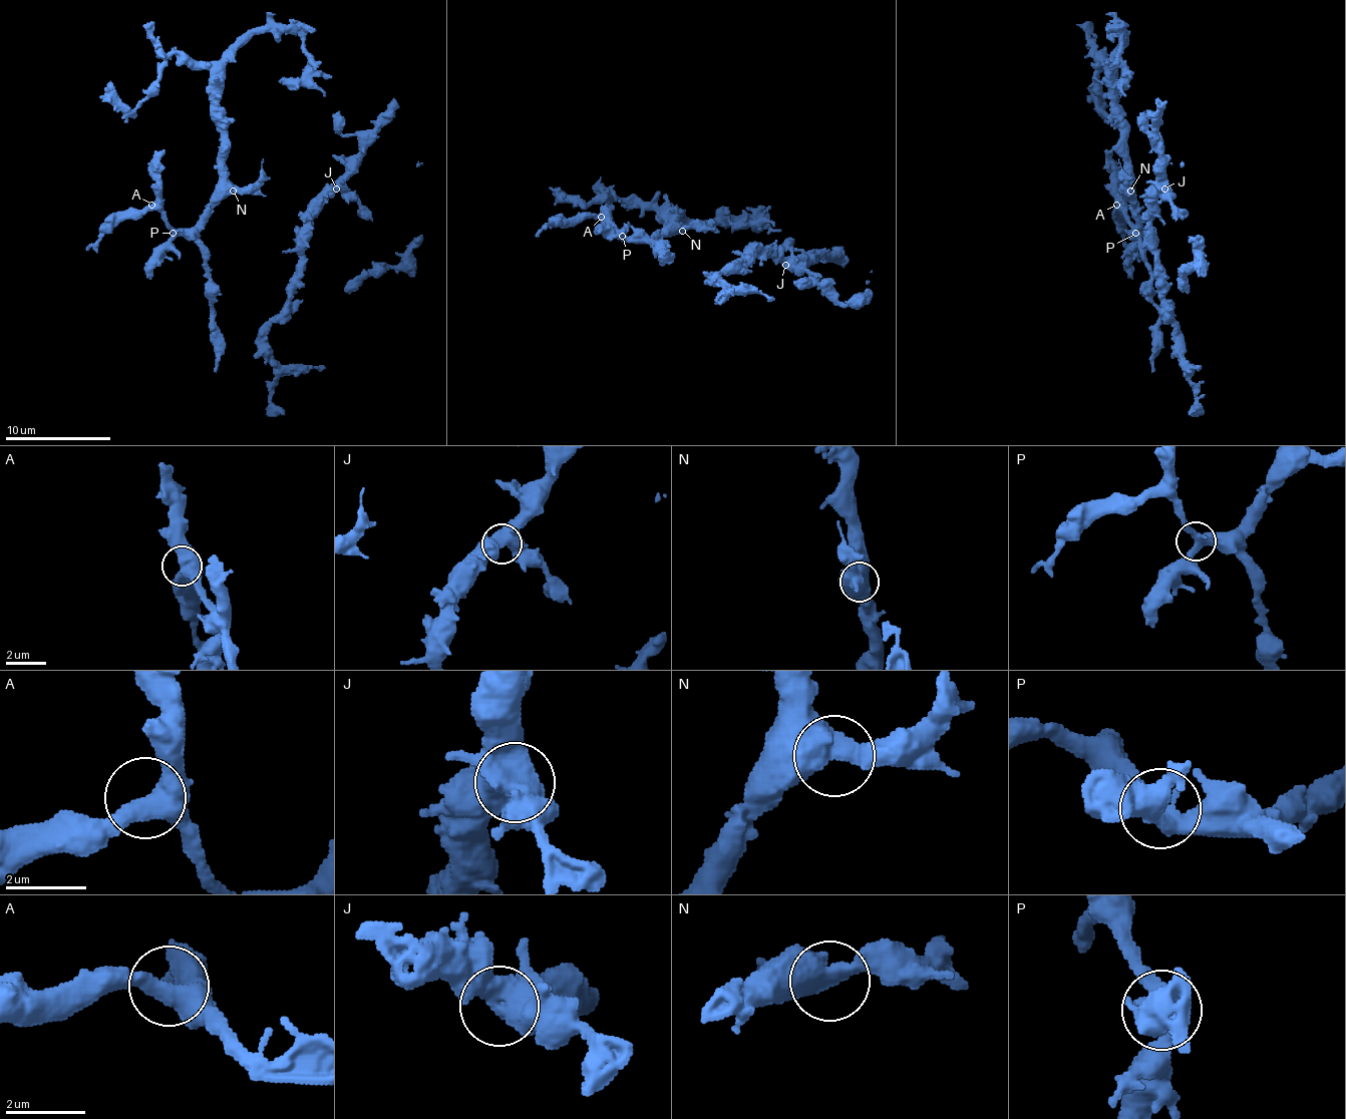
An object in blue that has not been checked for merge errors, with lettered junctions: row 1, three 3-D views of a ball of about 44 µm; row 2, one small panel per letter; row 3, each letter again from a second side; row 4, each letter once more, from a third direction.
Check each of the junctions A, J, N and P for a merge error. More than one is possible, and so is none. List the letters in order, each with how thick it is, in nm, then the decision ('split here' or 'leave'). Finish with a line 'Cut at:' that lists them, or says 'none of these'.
A: 550 nm | leave
J: 600 nm | leave
N: 600 nm | leave
P: 400 nm | leave
Cut at: none of these

